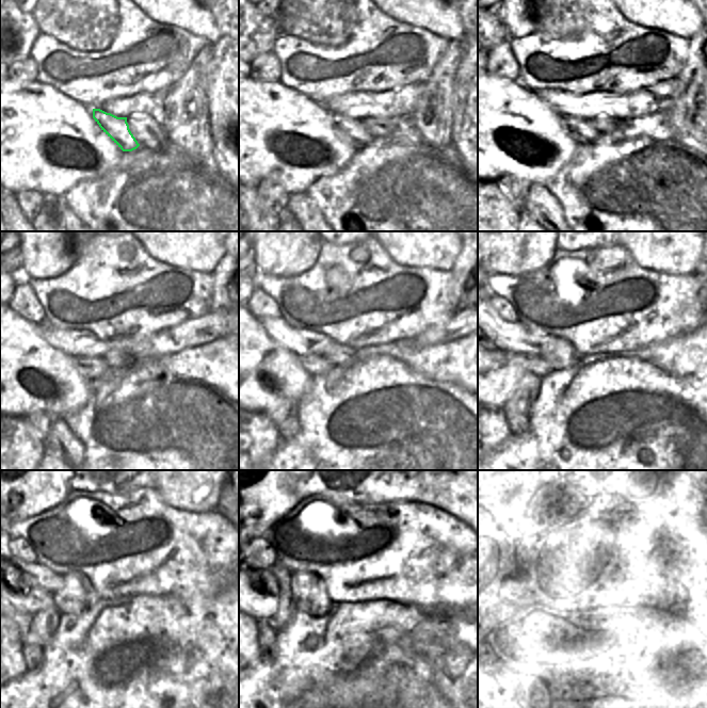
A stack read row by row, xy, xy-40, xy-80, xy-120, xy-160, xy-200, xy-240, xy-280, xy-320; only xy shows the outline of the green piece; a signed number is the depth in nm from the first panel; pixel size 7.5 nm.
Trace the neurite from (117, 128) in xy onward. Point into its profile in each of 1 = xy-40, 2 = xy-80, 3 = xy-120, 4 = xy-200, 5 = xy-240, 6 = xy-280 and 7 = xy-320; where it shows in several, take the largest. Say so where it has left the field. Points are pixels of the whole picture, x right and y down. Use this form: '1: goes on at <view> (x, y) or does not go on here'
1: goes on at xy-40 (350, 130)
2: goes on at xy-80 (581, 131)
3: goes on at xy-120 (91, 368)
4: goes on at xy-200 (539, 366)
5: goes on at xy-240 (21, 592)
6: goes on at xy-280 (260, 586)
7: goes on at xy-320 (499, 601)

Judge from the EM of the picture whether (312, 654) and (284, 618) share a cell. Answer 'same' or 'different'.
different

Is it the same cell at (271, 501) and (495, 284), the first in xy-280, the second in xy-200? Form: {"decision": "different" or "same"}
{"decision": "different"}

